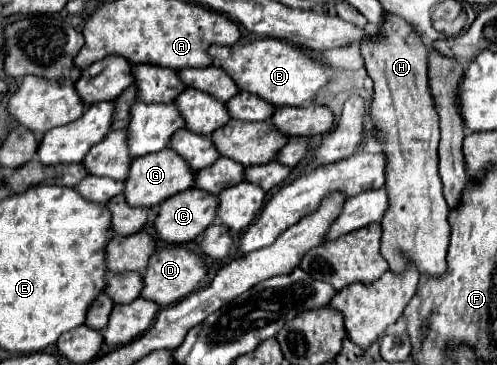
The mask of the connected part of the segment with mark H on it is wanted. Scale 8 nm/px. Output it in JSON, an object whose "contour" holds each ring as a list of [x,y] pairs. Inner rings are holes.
{"contour":[[[387,16],[379,28],[375,42],[363,42],[361,54],[365,68],[375,82],[375,96],[371,116],[379,128],[379,140],[387,156],[389,208],[381,222],[381,254],[393,272],[405,270],[407,258],[415,262],[419,272],[441,276],[447,270],[445,254],[449,246],[447,202],[441,192],[441,178],[437,172],[437,144],[439,118],[427,84],[427,54],[423,40],[403,18]]]}

